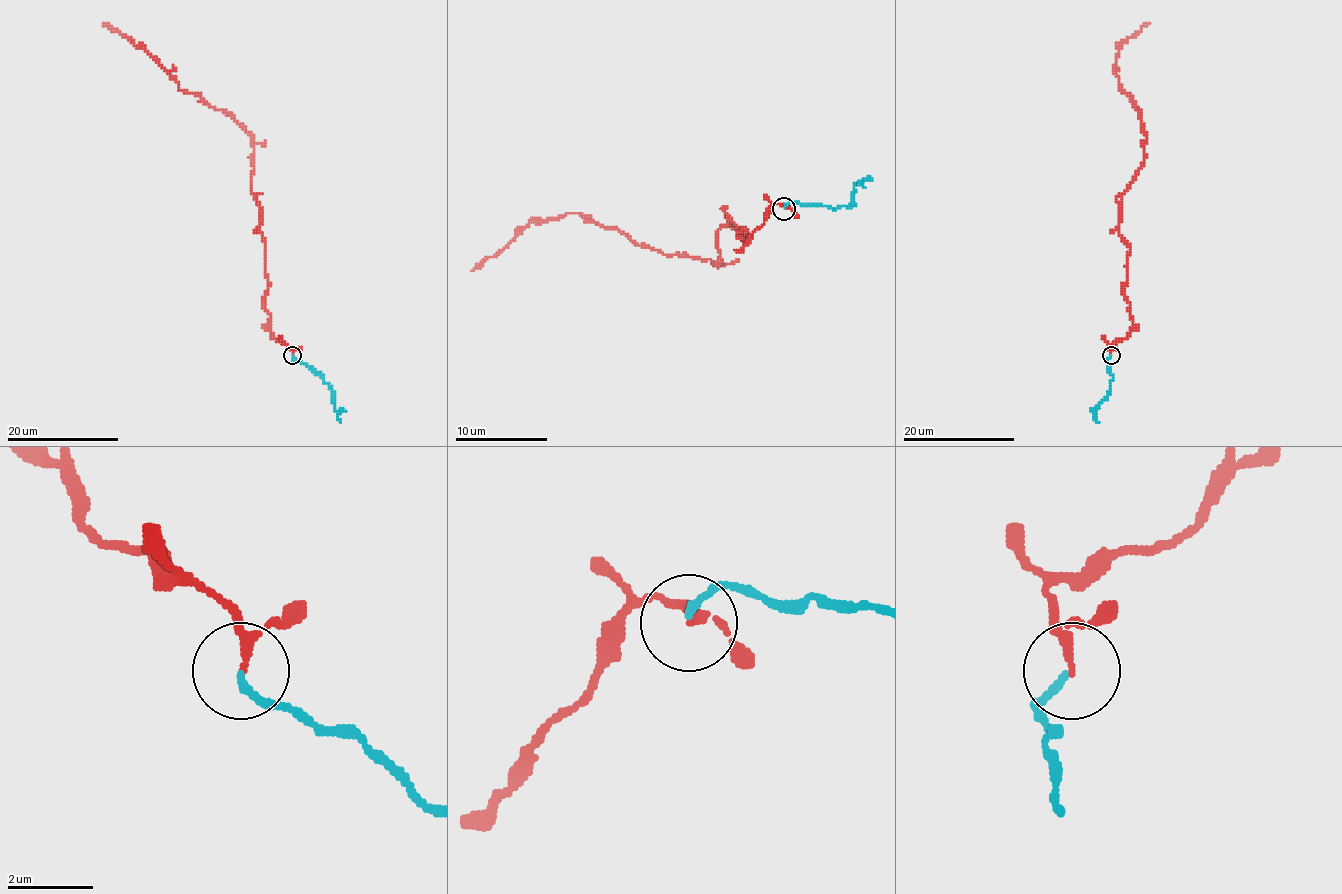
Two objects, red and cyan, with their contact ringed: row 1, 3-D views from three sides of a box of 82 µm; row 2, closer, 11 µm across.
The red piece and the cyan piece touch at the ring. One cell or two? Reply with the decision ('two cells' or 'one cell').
one cell

